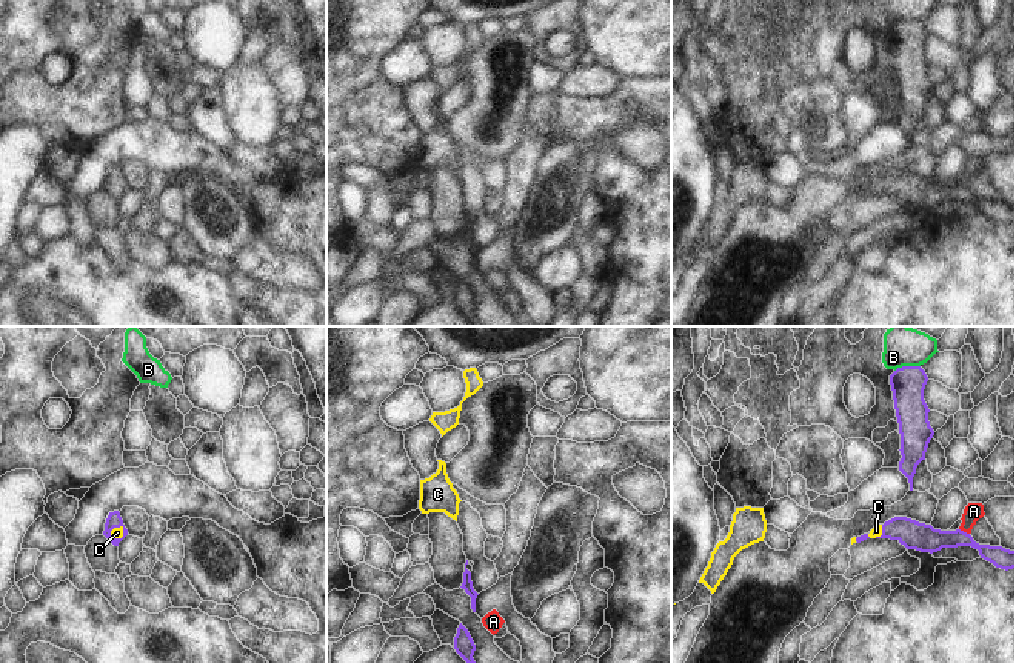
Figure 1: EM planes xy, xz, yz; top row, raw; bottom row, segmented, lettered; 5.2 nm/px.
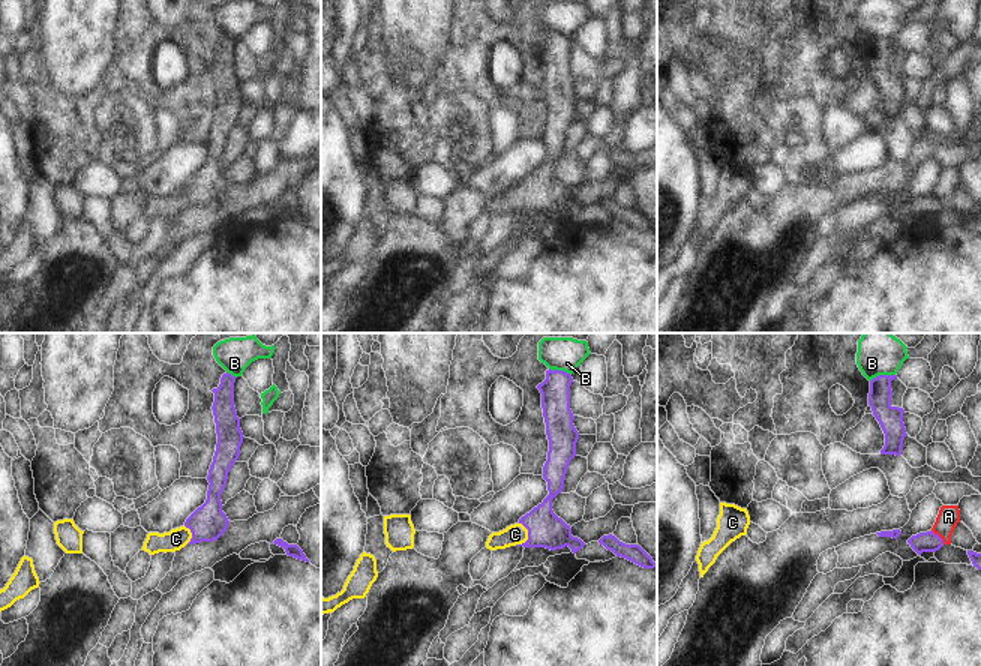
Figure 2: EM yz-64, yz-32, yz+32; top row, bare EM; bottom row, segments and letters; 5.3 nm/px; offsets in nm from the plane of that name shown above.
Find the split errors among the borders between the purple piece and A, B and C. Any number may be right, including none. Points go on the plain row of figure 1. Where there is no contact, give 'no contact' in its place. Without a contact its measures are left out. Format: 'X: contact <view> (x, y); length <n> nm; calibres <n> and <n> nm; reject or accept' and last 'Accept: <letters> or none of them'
A: contact yz (962, 186); length 70 nm; calibres 150 and 100 nm; reject
B: contact yz (907, 22); length 140 nm; calibres 180 and 130 nm; reject
C: contact xy (123, 191); length 90 nm; calibres 80 and 60 nm; accept
Accept: C

